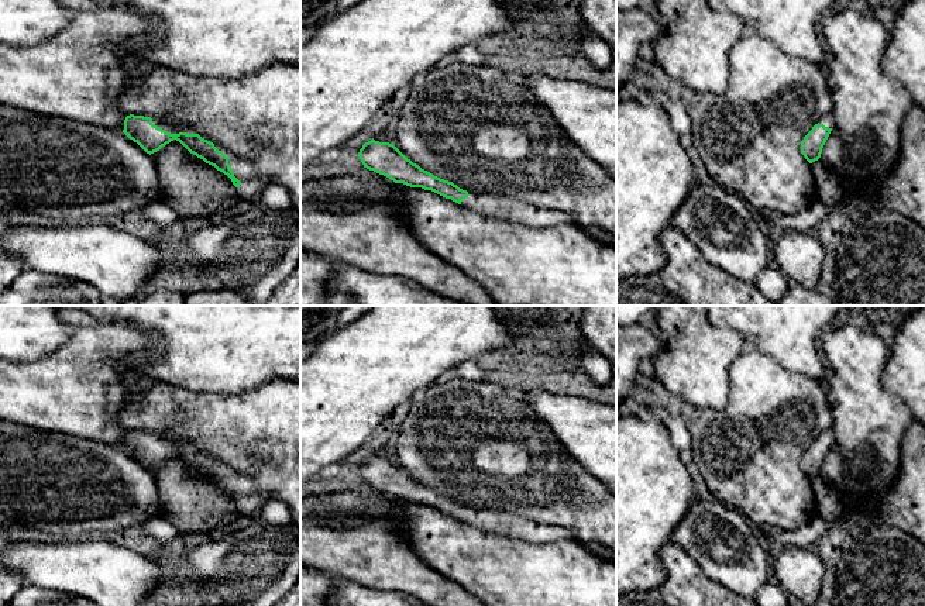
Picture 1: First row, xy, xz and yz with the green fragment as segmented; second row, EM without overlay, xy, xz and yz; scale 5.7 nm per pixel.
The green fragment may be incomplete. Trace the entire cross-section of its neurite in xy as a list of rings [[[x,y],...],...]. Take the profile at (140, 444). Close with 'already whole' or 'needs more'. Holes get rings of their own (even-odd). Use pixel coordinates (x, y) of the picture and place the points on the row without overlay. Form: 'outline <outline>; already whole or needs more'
outline [[[130,430],[124,435],[123,448],[137,458],[147,469],[154,469],[171,457],[179,457],[190,469],[227,490],[243,516],[252,517],[265,502],[274,497],[251,478],[220,461],[202,454],[189,441],[179,444],[172,434],[151,434]]]; needs more

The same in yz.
outline [[[832,428],[825,430],[801,457],[801,469],[812,479],[821,474],[822,464],[835,441]]]; needs more

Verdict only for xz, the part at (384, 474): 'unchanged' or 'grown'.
grown

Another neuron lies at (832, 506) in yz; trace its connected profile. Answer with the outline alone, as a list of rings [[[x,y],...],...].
[[[819,474],[811,479],[814,489],[816,513],[828,523],[840,526],[854,500],[842,495],[835,486],[826,482]]]

